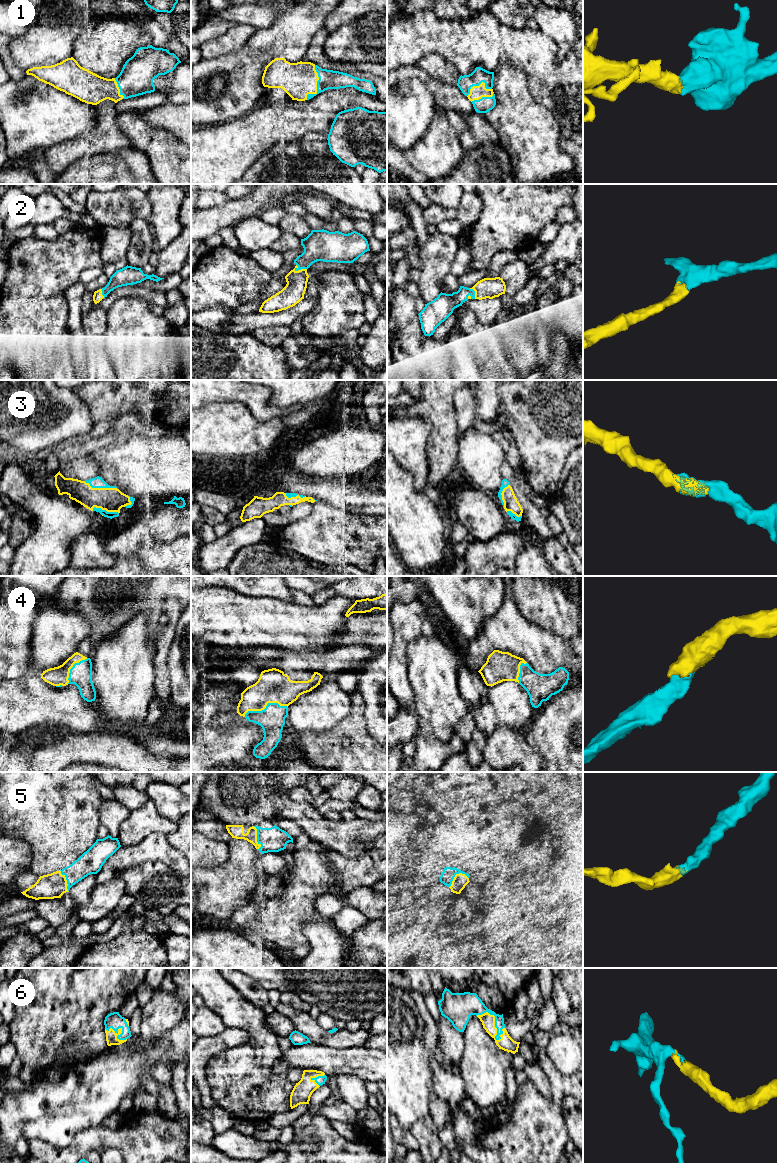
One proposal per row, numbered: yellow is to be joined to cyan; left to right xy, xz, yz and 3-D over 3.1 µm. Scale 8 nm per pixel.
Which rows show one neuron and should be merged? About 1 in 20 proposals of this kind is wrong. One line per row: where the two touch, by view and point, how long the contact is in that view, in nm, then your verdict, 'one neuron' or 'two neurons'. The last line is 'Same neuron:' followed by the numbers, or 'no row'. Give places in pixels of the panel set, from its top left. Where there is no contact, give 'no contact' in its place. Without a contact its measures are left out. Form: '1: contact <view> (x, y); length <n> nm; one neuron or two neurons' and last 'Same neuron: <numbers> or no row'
1: contact xz (317, 85); length 280 nm; one neuron
2: contact xz (300, 269); length 110 nm; one neuron
3: contact xy (101, 487); length 280 nm; one neuron
4: contact xz (266, 707); length 360 nm; one neuron
5: contact xz (257, 838); length 200 nm; one neuron
6: contact yz (495, 1018); length 280 nm; one neuron
Same neuron: 1, 2, 3, 4, 5, 6

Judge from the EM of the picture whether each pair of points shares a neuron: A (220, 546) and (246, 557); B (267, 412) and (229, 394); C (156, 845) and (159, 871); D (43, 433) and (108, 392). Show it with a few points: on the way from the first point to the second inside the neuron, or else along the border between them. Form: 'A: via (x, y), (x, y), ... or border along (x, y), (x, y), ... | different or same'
A: border along (258, 542), (244, 546), (227, 565) | different
B: via (258, 404), (248, 394), (238, 394) | same
C: border along (135, 864), (147, 861), (163, 861), (169, 866) | different
D: border along (74, 390), (88, 407), (93, 423) | different

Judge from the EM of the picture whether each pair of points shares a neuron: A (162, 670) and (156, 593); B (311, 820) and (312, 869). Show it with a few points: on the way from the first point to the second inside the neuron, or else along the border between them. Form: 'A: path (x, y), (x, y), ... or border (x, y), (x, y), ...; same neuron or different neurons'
A: path (161, 651), (164, 632), (154, 623), (154, 612); same neuron
B: border (311, 840), (321, 842), (332, 851); different neurons

